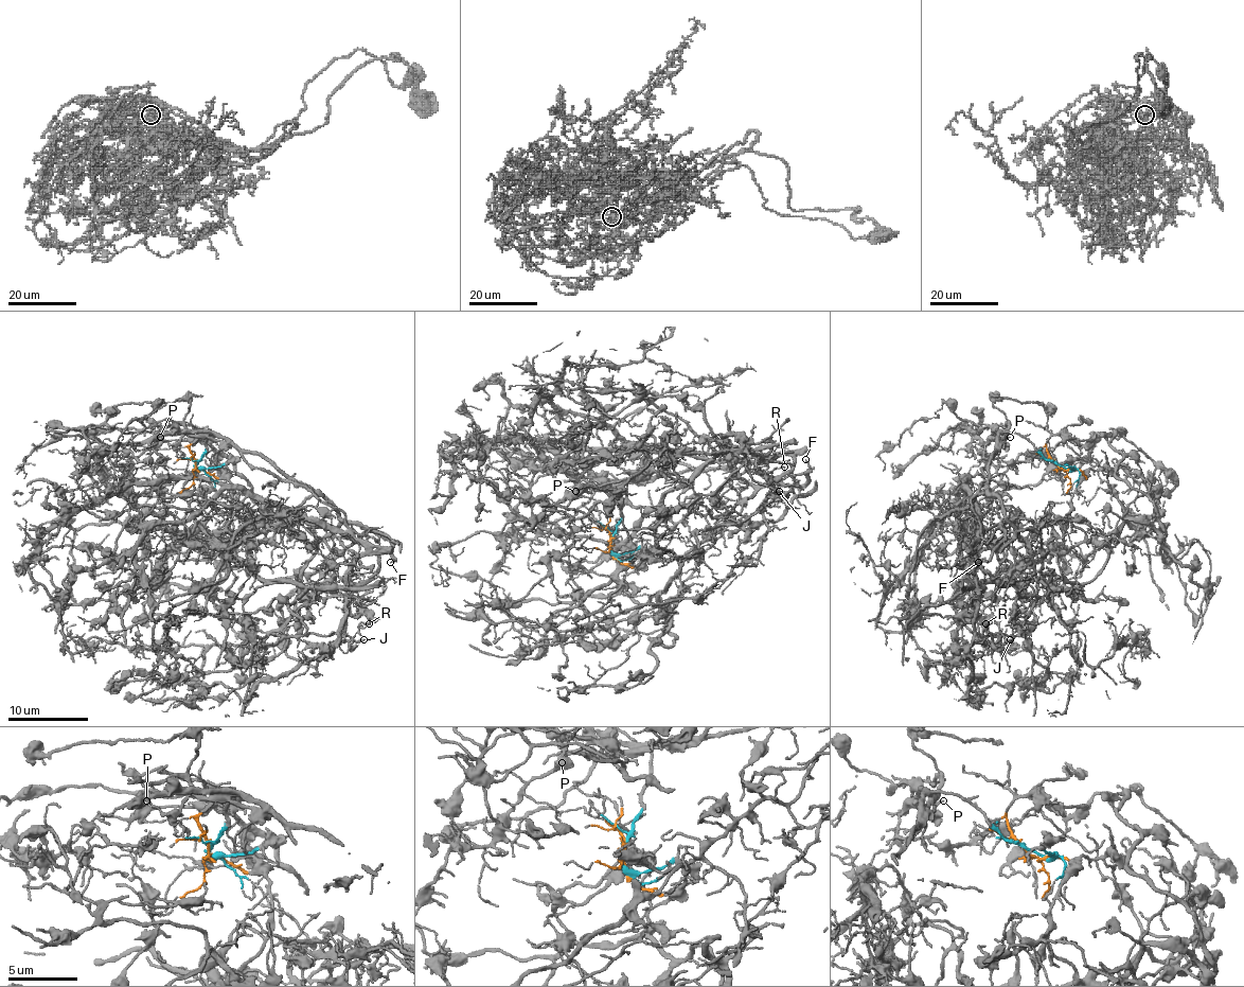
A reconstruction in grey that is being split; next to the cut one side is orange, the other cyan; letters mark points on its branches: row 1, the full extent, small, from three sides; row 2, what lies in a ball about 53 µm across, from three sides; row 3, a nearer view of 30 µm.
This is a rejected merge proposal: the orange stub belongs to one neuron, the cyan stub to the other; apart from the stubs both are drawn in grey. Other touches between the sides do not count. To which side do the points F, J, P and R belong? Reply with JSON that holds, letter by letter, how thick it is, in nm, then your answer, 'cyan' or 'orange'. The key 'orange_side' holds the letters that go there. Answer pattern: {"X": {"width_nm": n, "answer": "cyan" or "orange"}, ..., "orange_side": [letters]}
{"F": {"width_nm": 130, "answer": "cyan"}, "J": {"width_nm": 220, "answer": "orange"}, "P": {"width_nm": 130, "answer": "cyan"}, "R": {"width_nm": 110, "answer": "orange"}, "orange_side": ["J", "R"]}

